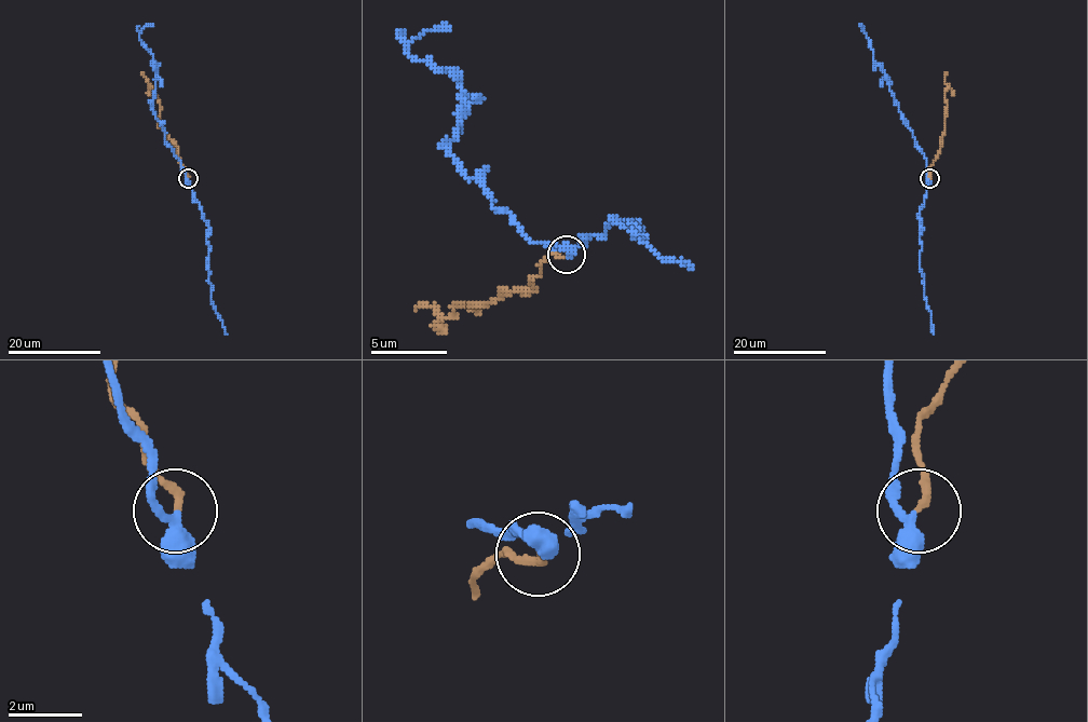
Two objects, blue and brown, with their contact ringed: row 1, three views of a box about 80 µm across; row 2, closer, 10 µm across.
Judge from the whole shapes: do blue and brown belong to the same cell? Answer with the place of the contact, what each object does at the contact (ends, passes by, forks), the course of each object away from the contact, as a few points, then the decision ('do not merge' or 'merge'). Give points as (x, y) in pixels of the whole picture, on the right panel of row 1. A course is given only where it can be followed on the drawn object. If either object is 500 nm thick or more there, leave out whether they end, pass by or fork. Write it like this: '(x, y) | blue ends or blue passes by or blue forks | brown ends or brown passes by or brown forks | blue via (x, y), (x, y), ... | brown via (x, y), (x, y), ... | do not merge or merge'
(929, 178) | blue passes by | brown ends | blue via (929, 178), (925, 158), (899, 110), (888, 86), (888, 78), (872, 58), (870, 40), (859, 26) | brown via (929, 178), (929, 166), (937, 158), (946, 124), (947, 72) | do not merge

